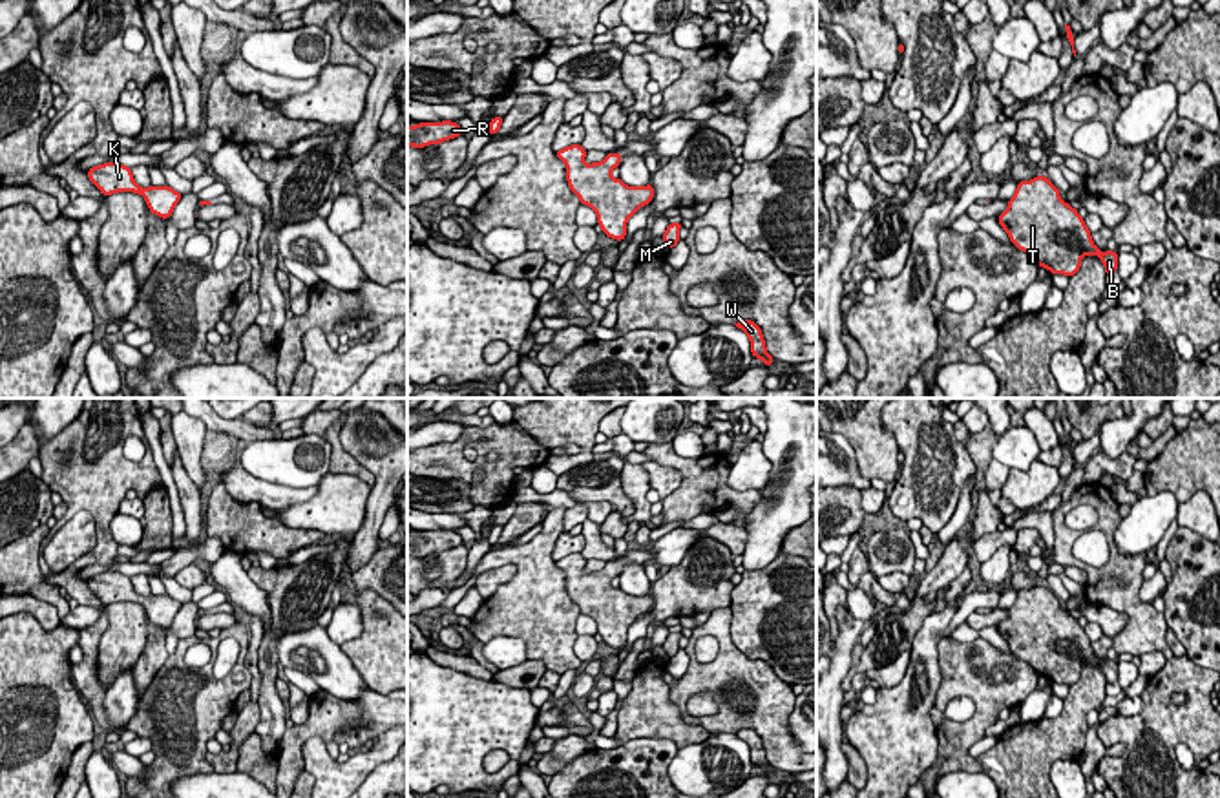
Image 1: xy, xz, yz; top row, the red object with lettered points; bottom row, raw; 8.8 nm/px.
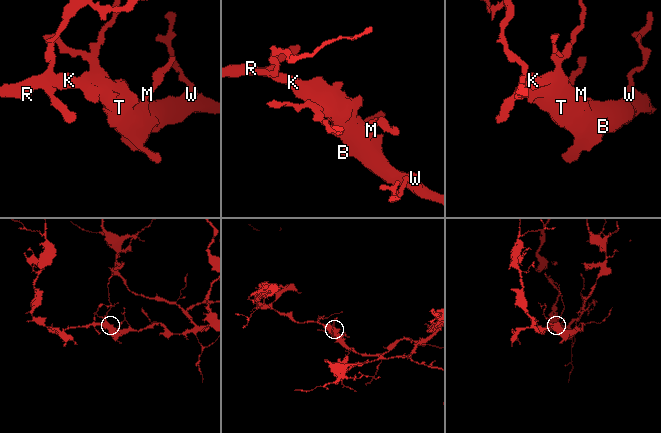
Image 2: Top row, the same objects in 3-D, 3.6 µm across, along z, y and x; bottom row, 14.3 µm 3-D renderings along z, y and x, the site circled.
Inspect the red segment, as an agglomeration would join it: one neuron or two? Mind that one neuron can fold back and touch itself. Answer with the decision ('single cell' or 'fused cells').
single cell

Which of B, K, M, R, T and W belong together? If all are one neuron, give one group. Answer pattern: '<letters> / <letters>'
B K M R T W

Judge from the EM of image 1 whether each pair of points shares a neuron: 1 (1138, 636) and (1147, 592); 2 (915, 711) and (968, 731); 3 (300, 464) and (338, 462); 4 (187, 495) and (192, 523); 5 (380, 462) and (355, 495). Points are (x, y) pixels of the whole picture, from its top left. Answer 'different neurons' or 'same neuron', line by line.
1: different neurons
2: different neurons
3: different neurons
4: same neuron
5: different neurons

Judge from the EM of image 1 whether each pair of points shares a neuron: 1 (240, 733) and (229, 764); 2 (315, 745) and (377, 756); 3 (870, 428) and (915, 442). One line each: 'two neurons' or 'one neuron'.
1: one neuron
2: one neuron
3: two neurons

